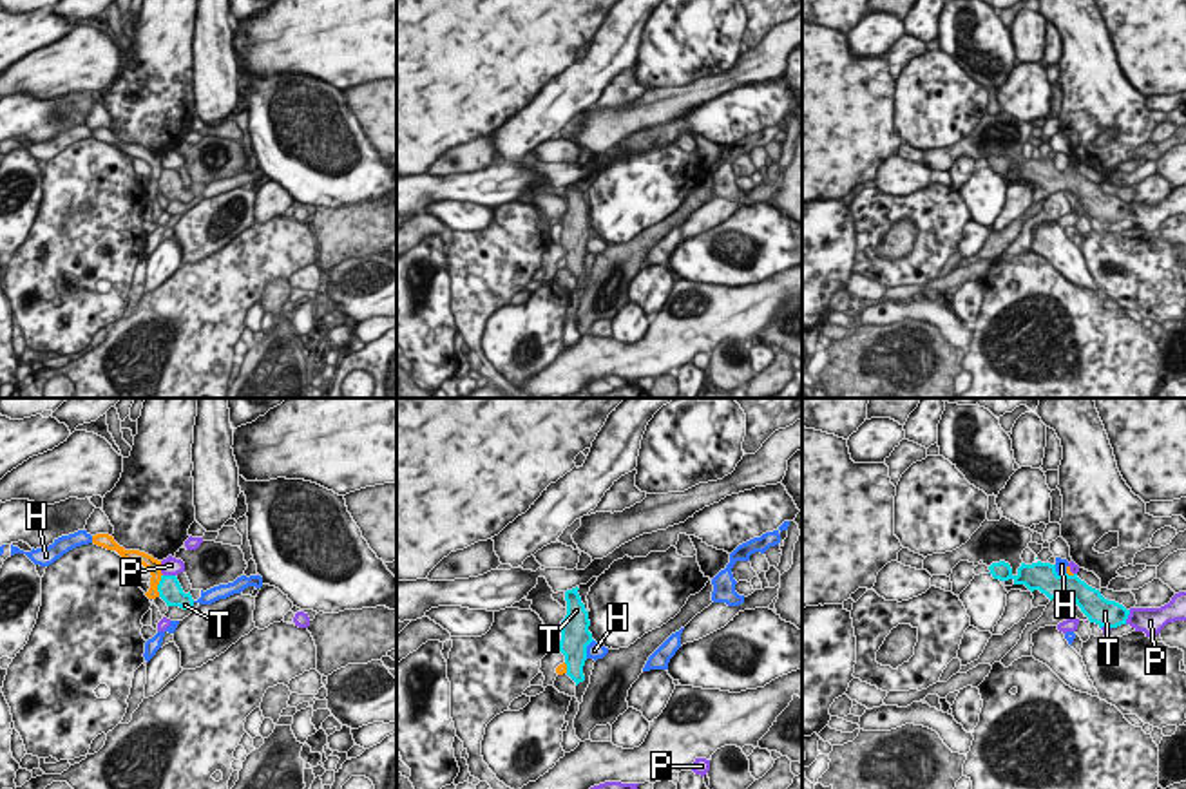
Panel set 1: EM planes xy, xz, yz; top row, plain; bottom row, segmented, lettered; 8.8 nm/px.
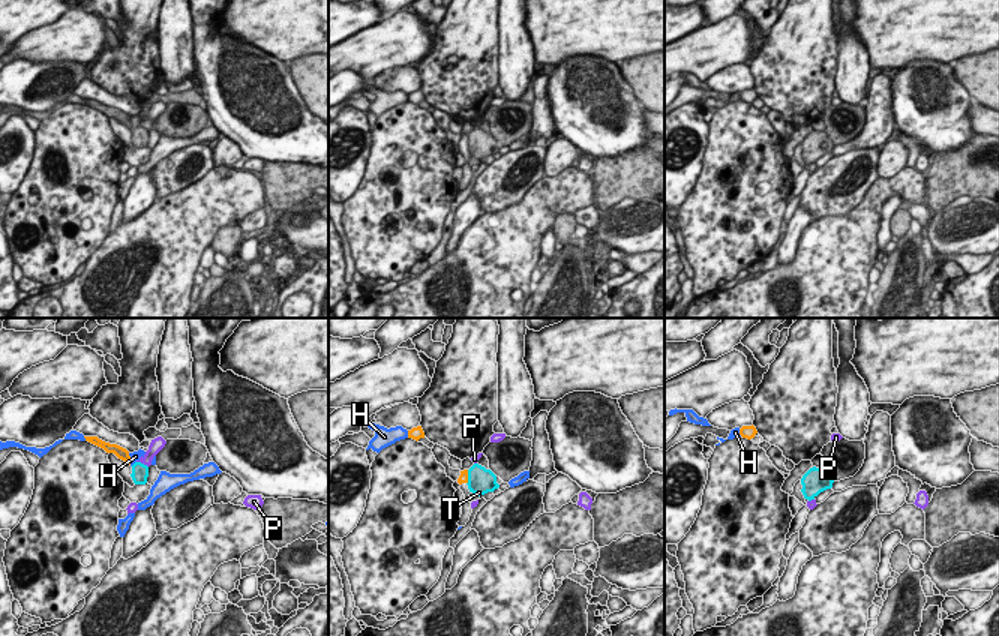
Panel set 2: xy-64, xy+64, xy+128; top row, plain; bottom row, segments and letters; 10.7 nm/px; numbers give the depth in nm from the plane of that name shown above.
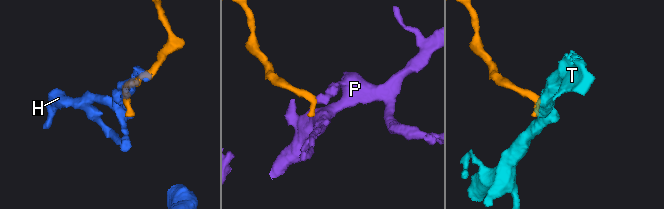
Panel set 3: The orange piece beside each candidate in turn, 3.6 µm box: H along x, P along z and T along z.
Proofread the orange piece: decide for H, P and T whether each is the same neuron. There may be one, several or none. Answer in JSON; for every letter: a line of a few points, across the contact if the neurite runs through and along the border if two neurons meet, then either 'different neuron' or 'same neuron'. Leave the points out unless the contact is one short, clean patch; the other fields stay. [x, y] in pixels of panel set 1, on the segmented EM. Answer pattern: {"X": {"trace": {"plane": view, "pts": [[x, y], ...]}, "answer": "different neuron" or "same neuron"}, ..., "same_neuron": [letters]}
{"H": {"answer": "different neuron"}, "P": {"answer": "different neuron"}, "T": {"trace": {"plane": "xy", "pts": [[162, 574], [158, 596]]}, "answer": "different neuron"}, "same_neuron": []}

